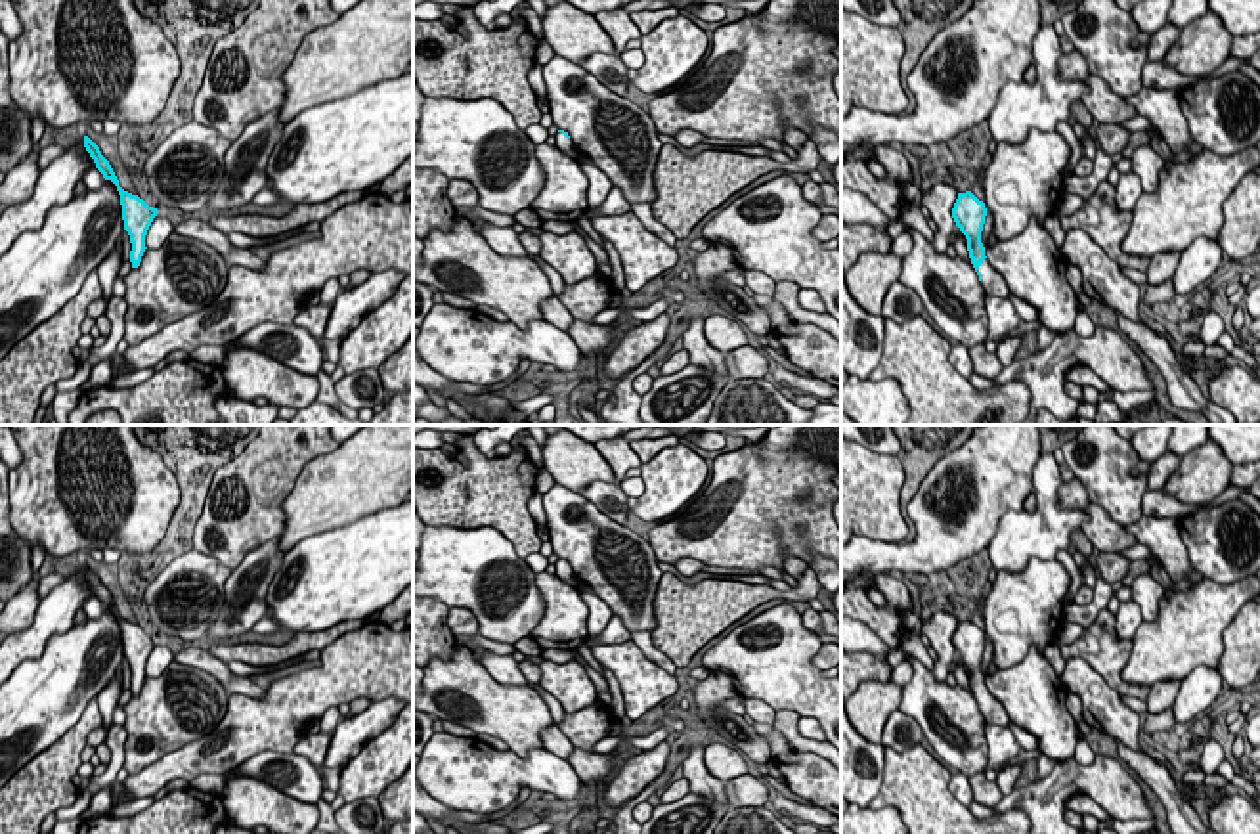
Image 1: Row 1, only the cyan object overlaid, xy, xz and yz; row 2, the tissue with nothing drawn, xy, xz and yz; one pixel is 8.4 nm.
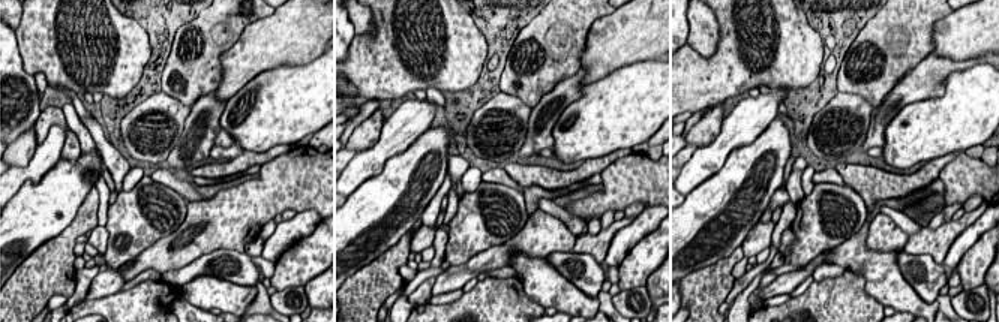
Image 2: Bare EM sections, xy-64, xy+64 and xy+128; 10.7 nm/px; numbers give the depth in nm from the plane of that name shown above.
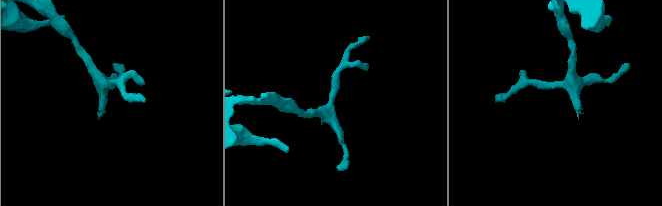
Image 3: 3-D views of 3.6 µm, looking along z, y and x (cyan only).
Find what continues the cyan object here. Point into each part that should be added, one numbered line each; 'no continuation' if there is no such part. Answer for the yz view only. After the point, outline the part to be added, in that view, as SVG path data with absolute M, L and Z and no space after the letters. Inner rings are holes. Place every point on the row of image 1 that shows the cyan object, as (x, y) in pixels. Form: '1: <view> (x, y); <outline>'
1: yz (993, 284); M985 258L981 266L977 268L981 274L981 285L987 296L1000 296L1000 298L1010 298L1010 289L1002 275L988 264Z

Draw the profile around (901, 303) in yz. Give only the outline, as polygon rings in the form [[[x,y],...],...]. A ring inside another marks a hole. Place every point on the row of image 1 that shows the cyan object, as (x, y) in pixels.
[[[895,281],[885,298],[881,308],[883,319],[893,319],[895,323],[906,323],[916,316],[922,316],[923,304],[918,293],[901,281]]]

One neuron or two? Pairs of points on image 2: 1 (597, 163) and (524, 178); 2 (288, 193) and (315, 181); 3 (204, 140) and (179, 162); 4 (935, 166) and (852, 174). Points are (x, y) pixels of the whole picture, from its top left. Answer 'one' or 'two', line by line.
1: one
2: one
3: one
4: one

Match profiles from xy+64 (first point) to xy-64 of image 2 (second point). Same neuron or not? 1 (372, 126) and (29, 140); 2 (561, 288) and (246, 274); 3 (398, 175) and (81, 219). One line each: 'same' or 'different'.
1: same
2: different
3: different

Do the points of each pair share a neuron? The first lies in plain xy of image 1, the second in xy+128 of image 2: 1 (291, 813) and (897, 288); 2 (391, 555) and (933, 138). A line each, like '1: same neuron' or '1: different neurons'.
1: same neuron
2: same neuron

